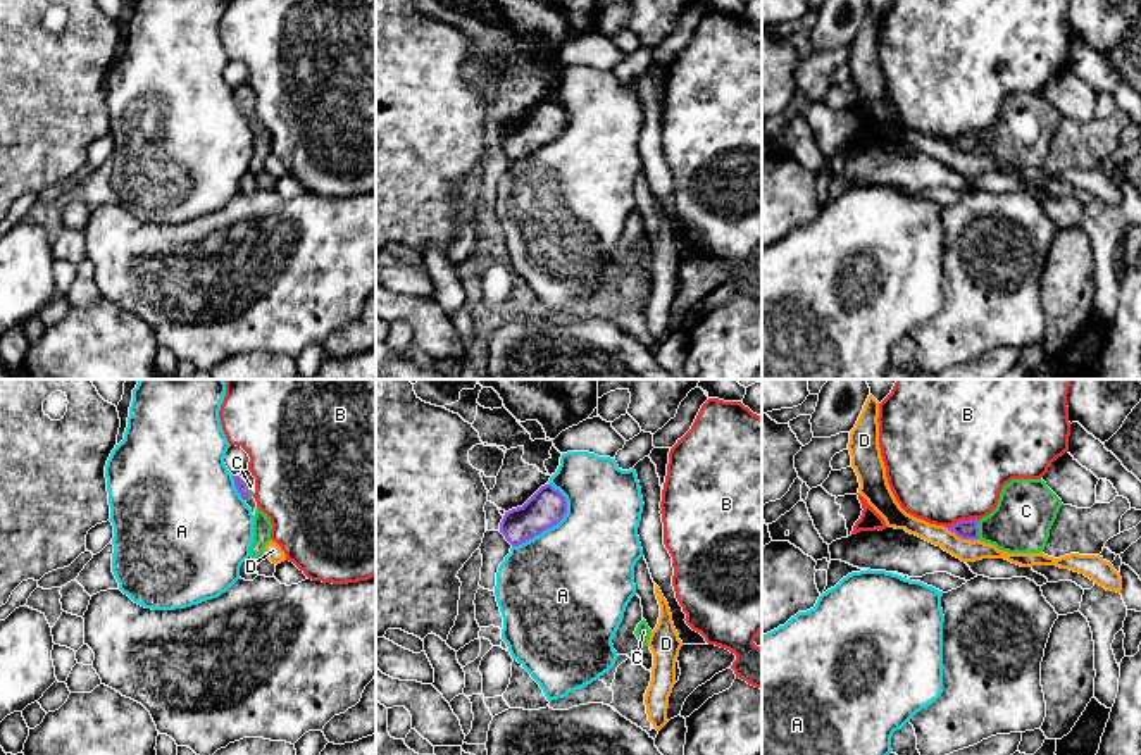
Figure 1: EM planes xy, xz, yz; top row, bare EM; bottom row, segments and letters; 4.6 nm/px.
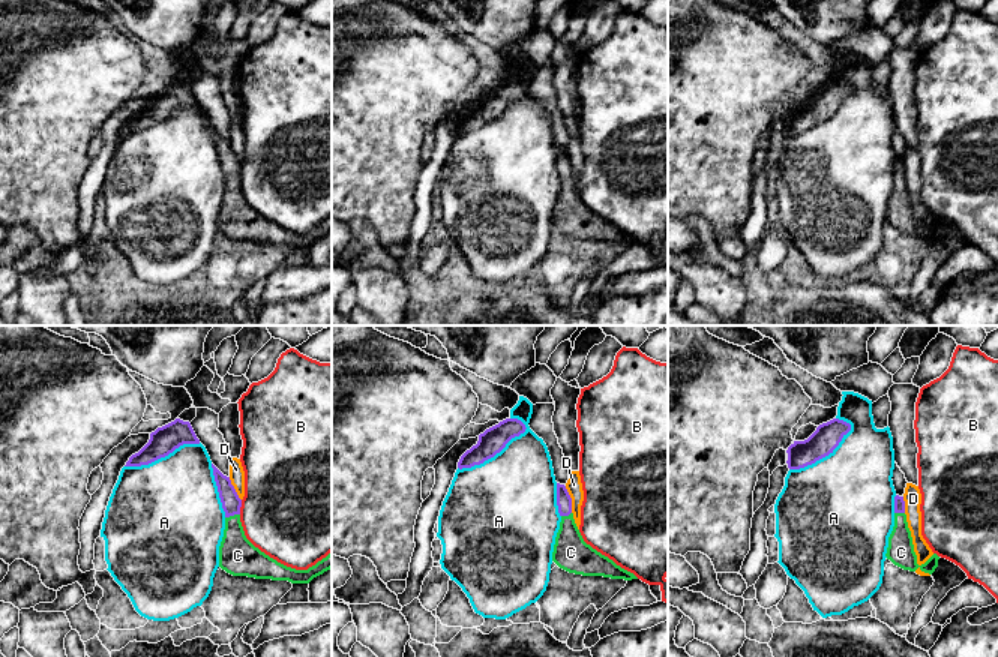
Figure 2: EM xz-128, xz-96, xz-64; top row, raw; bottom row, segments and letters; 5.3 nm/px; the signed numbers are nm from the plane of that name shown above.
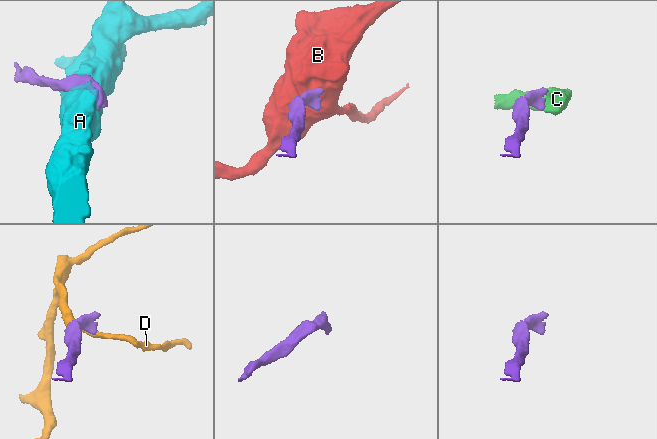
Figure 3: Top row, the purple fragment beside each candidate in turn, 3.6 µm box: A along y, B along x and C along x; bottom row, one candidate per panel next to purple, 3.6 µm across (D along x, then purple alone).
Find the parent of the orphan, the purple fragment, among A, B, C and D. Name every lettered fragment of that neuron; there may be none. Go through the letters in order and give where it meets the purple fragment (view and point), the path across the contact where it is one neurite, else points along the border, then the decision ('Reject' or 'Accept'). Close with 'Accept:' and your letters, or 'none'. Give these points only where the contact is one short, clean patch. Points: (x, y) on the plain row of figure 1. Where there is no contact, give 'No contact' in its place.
A: Touches purple at xz (554, 138). Reject
B: Touches purple at yz (964, 135). Boundary: yz (979, 133), (960, 133), (948, 142). Reject
C: Touches purple at yz (978, 143). Path across: yz (967, 143), (978, 143), (1009, 142), (1026, 124). Accept
D: Touches purple at yz (962, 152). Boundary: yz (947, 142), (962, 152), (978, 154). Reject
Accept: C

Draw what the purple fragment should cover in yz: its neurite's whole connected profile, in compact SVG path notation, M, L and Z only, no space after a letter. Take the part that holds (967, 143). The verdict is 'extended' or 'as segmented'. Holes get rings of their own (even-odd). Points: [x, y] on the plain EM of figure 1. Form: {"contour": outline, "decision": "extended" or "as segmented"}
{"contour": "M1012 93L1003 100L998 119L989 129L981 134L960 134L948 145L1008 167L1039 167L1062 119L1043 93Z", "decision": "extended"}

